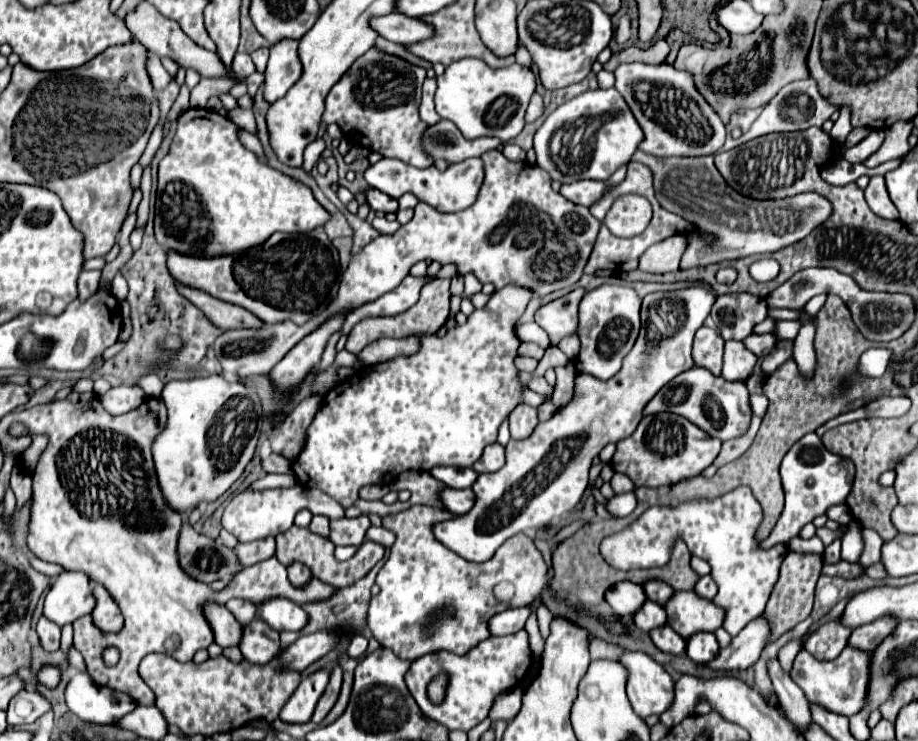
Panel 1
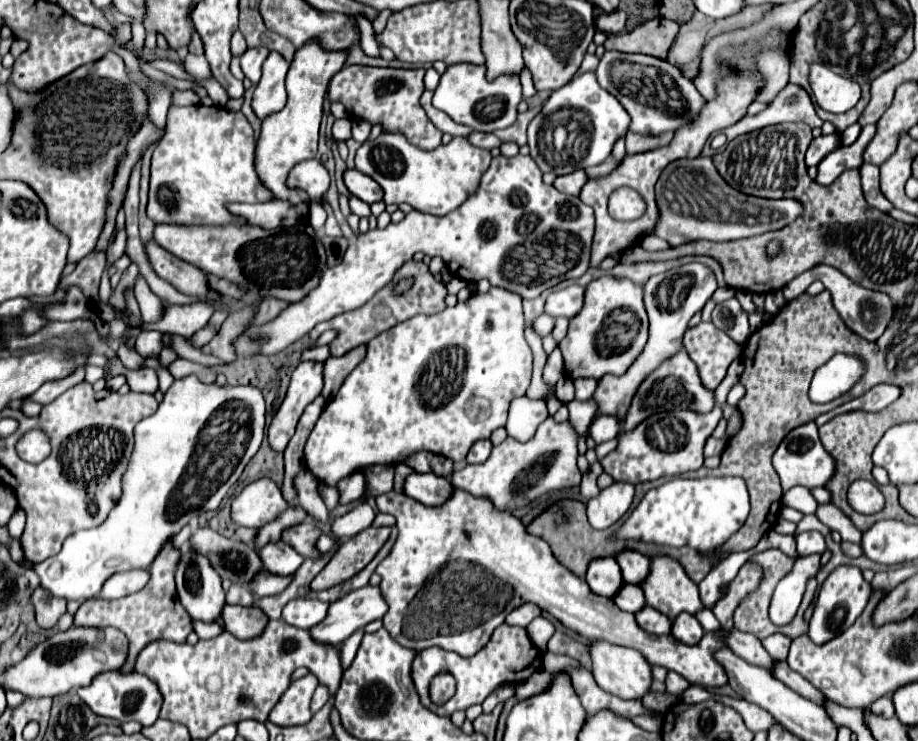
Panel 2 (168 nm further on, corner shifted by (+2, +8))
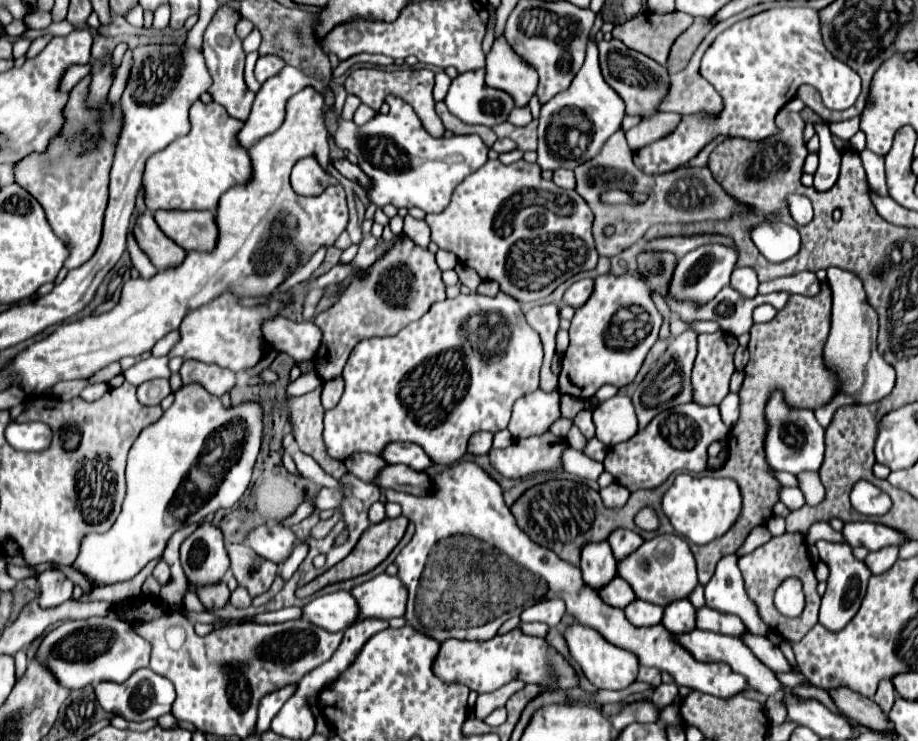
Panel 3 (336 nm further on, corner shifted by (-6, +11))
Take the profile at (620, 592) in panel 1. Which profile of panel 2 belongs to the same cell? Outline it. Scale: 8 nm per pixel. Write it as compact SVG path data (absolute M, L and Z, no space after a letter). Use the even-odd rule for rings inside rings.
M611 557L591 561L585 579L587 579L593 593L603 595L603 597L611 597L611 599L623 587L623 575L619 571L617 561Z

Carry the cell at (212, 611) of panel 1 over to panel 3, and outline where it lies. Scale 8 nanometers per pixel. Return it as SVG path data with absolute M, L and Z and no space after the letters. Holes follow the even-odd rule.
M201 522L181 544L181 564L187 580L195 584L219 582L229 568L221 528L213 522Z

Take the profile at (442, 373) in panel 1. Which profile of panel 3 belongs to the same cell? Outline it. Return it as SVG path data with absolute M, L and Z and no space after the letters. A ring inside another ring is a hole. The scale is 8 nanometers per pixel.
M477 292L469 296L459 294L453 300L435 302L421 320L411 322L391 338L359 342L341 374L345 392L339 404L325 412L323 440L329 456L345 460L353 452L379 454L389 442L403 440L423 446L435 464L449 466L467 452L467 440L473 432L485 430L495 434L507 428L513 402L539 388L539 368L543 360L539 334L527 326L519 306L515 298L503 292L493 298Z

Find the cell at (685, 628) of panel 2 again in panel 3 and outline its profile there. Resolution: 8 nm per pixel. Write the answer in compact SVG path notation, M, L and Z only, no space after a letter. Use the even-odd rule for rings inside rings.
M675 600L675 604L663 608L661 624L673 634L691 632L695 628L695 606L689 600Z

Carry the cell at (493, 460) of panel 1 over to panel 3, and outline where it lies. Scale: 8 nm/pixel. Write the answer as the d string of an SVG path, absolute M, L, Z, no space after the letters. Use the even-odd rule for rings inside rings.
M475 432L467 444L467 452L469 454L487 454L491 450L491 440L493 440L491 432Z

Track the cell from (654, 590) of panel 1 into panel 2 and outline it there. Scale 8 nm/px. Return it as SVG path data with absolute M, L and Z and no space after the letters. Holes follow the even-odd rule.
M623 551L617 557L617 563L621 567L625 583L635 583L635 585L639 585L645 579L647 571L651 569L651 559L643 557L641 553L635 553L635 551Z

